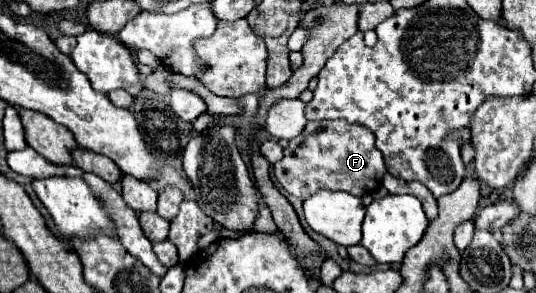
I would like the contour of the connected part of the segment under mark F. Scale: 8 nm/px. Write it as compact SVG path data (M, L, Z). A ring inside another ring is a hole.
M346 120L308 122L302 134L288 142L284 158L274 164L276 180L288 194L300 200L306 200L320 188L344 190L354 196L370 194L380 186L384 172L386 166L380 150L374 146L374 134L360 124L350 124Z

